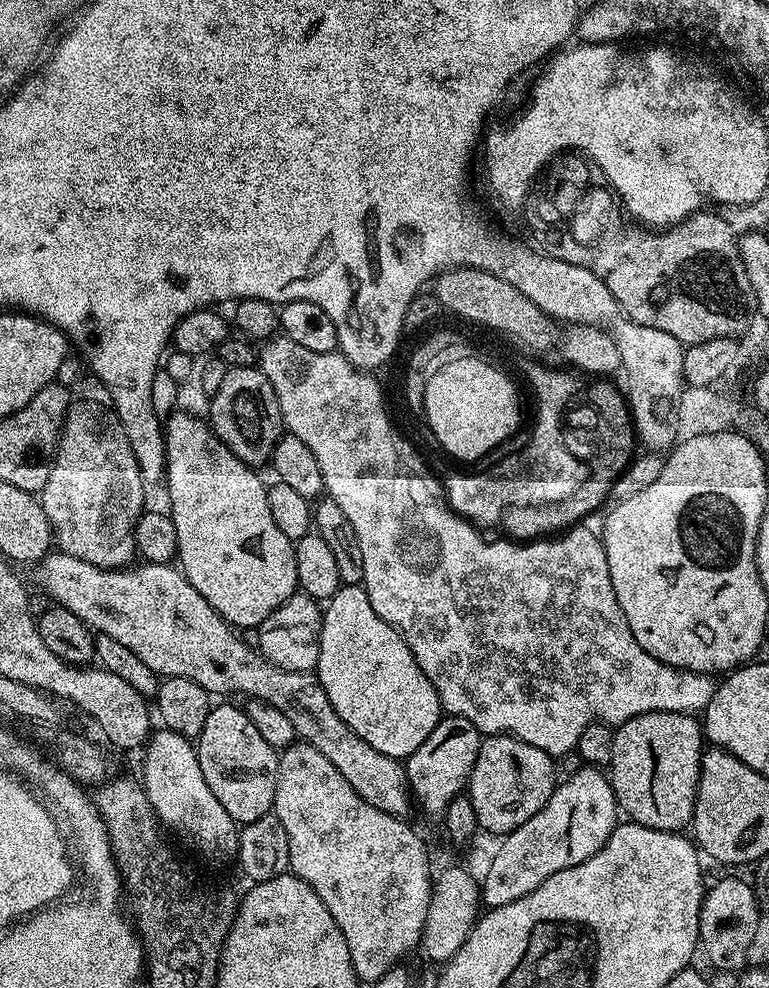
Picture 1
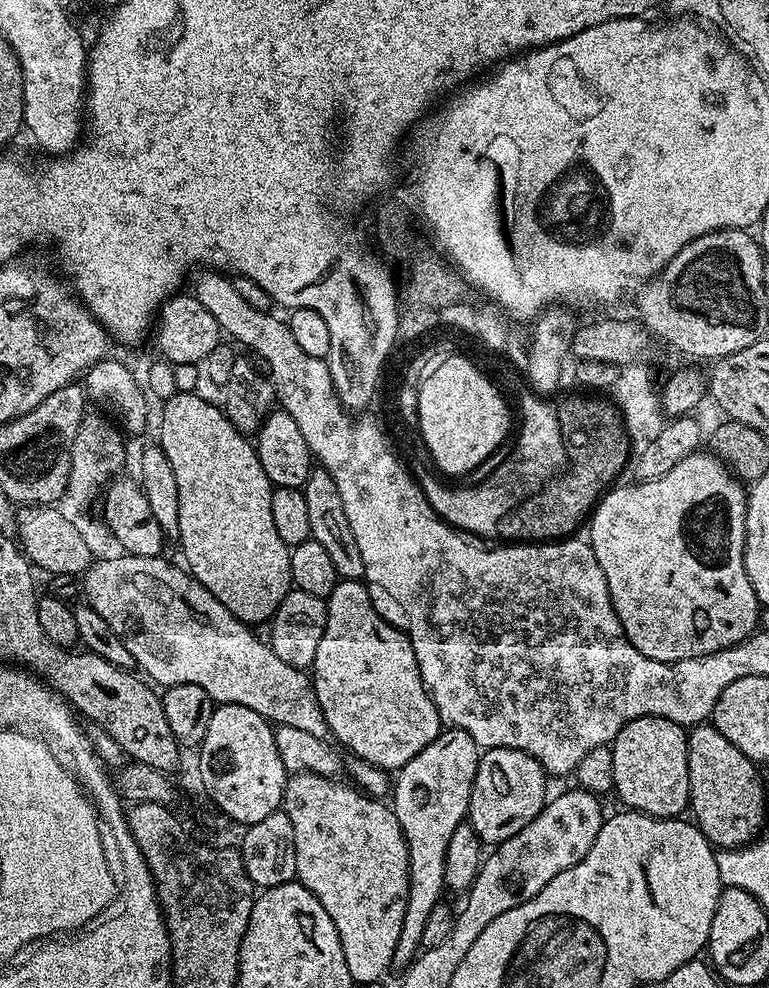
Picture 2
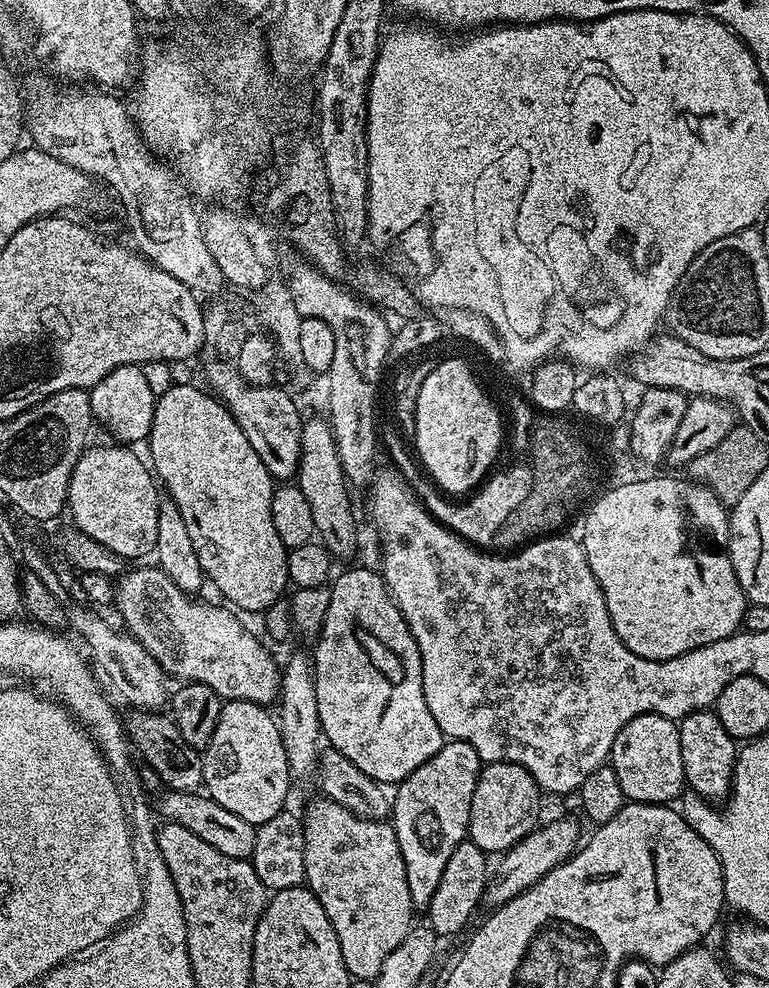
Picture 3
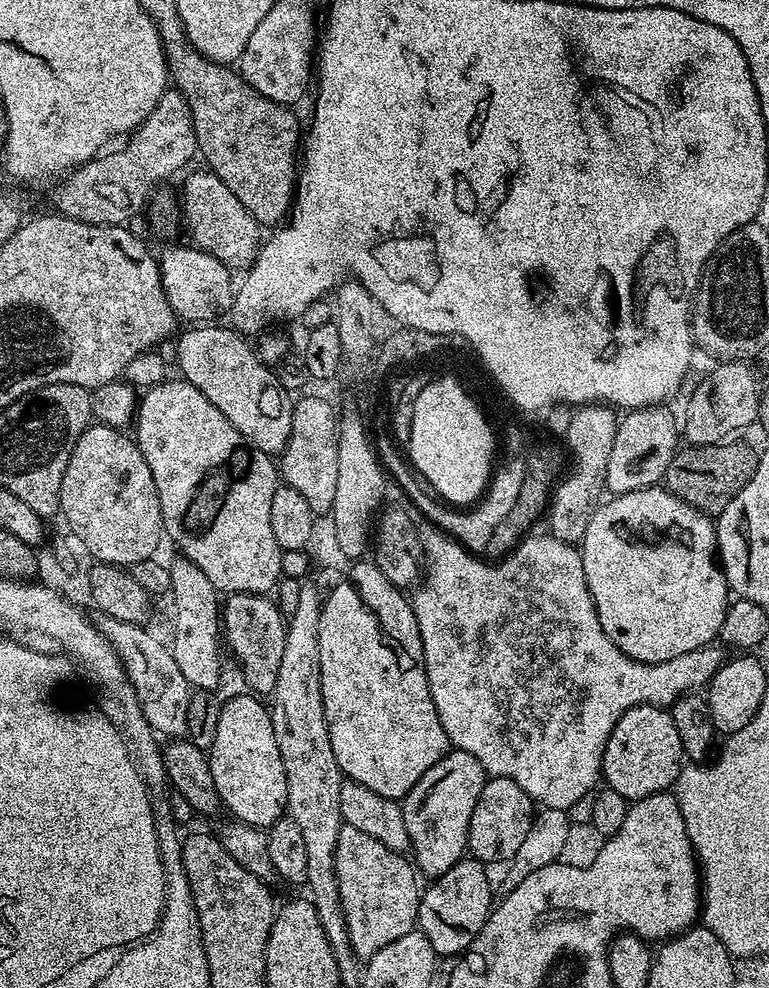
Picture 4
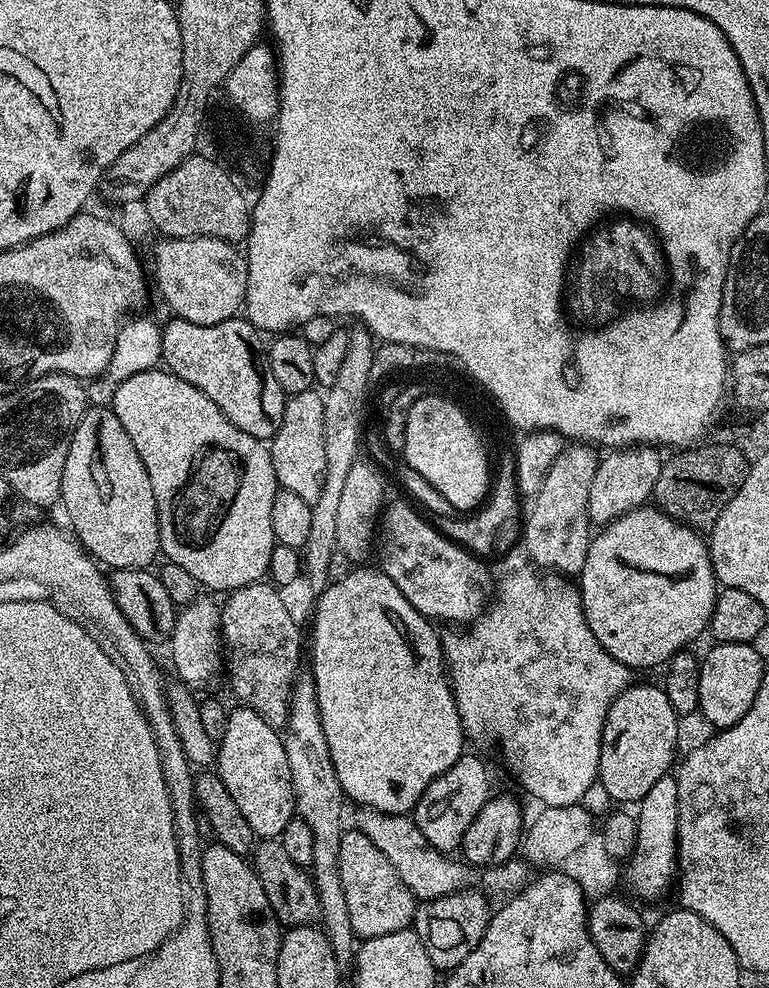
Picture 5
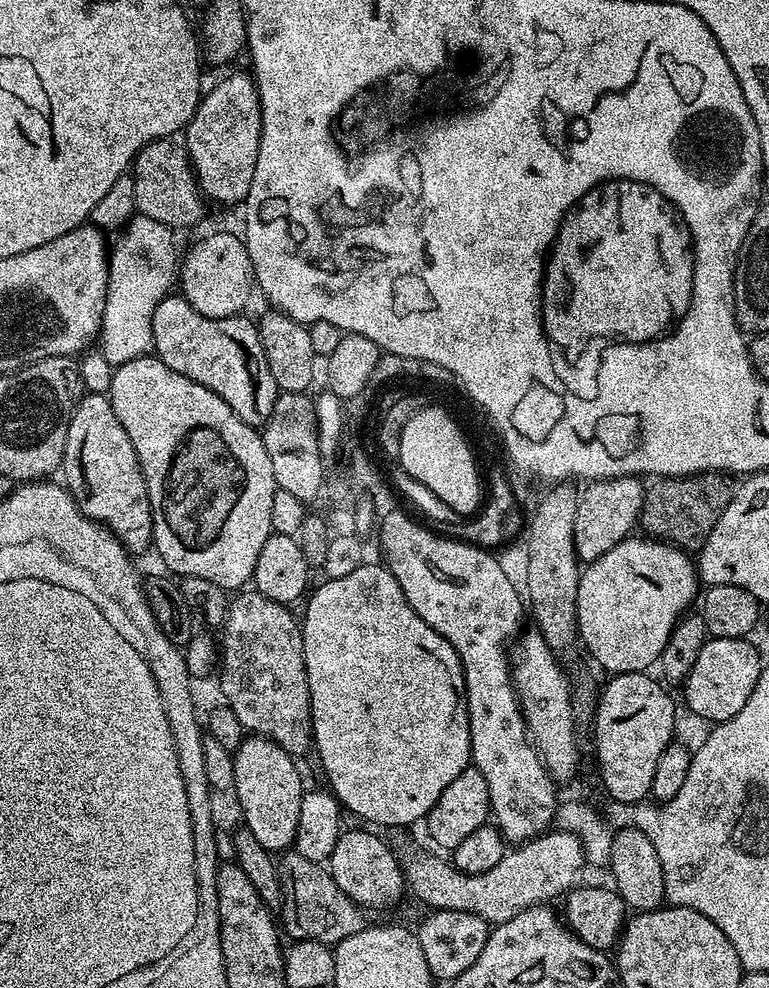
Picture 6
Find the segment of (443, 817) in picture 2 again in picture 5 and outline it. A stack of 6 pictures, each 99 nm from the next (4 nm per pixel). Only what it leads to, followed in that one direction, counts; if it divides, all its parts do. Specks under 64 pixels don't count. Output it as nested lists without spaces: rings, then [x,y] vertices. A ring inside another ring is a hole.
[[[465,754],[446,770],[446,774],[438,774],[430,786],[422,794],[422,798],[414,809],[414,819],[418,830],[426,834],[426,842],[434,846],[439,852],[452,854],[463,845],[466,830],[470,830],[470,822],[478,818],[478,810],[486,806],[493,791],[488,781],[488,768],[476,756]],[[489,791],[489,792],[488,792]]]

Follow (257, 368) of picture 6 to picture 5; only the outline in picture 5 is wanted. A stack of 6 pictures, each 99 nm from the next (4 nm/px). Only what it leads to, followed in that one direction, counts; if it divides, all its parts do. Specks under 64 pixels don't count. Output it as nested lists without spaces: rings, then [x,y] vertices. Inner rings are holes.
[[[177,318],[170,320],[162,328],[163,367],[202,390],[238,430],[259,440],[271,441],[284,421],[286,393],[278,386],[274,370],[270,370],[266,344],[260,341],[262,336],[258,329],[244,318],[210,326],[194,325]]]

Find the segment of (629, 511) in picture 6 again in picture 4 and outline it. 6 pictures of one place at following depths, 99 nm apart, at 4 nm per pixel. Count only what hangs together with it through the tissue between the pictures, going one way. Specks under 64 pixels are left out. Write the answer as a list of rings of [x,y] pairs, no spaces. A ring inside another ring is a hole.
[[[652,404],[648,408],[633,408],[625,411],[619,417],[616,433],[614,434],[614,446],[610,450],[610,462],[606,465],[606,482],[605,489],[609,493],[621,496],[634,490],[643,488],[655,488],[661,483],[670,466],[670,462],[676,457],[678,445],[681,443],[682,432],[678,427],[678,416],[668,409],[664,404]]]

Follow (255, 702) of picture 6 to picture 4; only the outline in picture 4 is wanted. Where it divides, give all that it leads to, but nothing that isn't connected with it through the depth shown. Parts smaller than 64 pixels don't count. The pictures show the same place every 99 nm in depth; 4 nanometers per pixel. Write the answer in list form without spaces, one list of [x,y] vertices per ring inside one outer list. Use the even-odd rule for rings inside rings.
[[[233,592],[231,595],[227,597],[223,601],[222,604],[222,636],[223,639],[226,641],[227,647],[228,644],[230,647],[232,647],[232,652],[234,655],[236,655],[236,660],[238,663],[240,663],[240,672],[242,675],[244,675],[244,680],[246,683],[249,684],[251,691],[256,694],[264,694],[260,692],[268,692],[267,694],[275,693],[276,691],[276,683],[278,682],[278,668],[281,665],[282,661],[282,652],[283,652],[283,644],[286,642],[286,636],[287,636],[287,623],[286,623],[286,616],[285,613],[280,613],[280,608],[278,605],[275,604],[274,601],[272,601],[273,597],[268,594],[246,594],[245,592]]]

